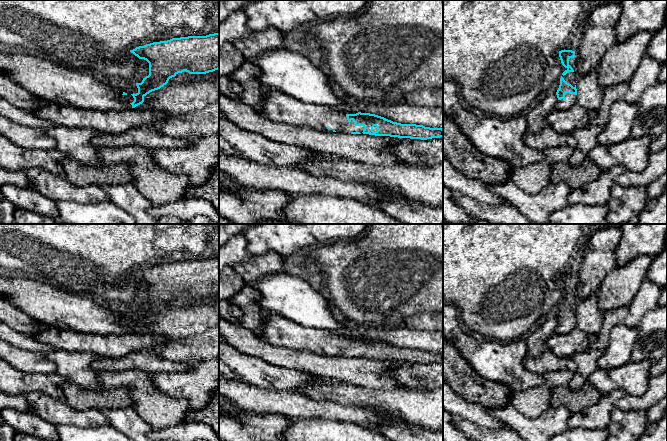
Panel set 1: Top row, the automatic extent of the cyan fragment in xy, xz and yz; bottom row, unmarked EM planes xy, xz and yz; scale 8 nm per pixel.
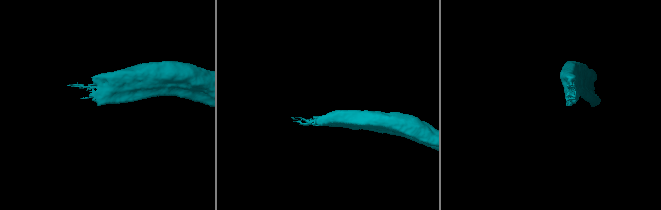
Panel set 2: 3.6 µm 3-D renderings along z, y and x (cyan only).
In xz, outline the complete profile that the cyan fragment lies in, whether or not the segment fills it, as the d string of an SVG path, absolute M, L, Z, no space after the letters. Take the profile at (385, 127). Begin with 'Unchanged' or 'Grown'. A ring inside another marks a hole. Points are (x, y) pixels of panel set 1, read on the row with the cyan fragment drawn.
Grown. M267 87L262 107L257 112L273 121L325 132L363 133L421 140L443 137L442 128L401 124L370 113L346 114L331 107L302 102L270 87Z

